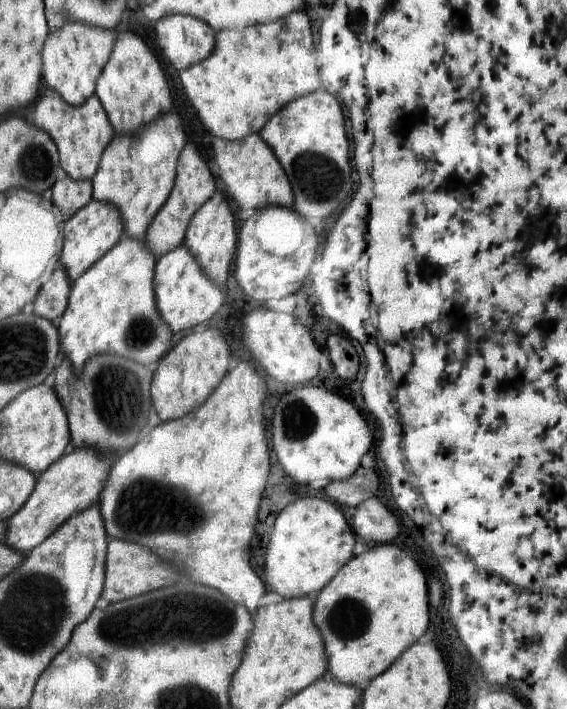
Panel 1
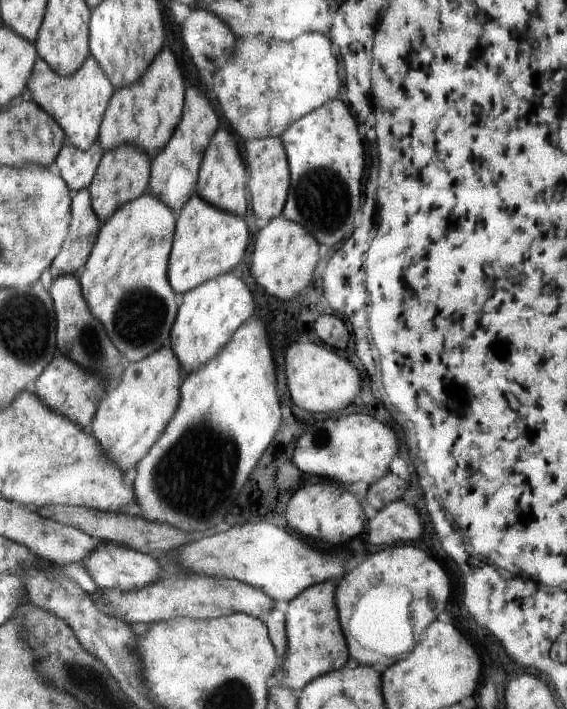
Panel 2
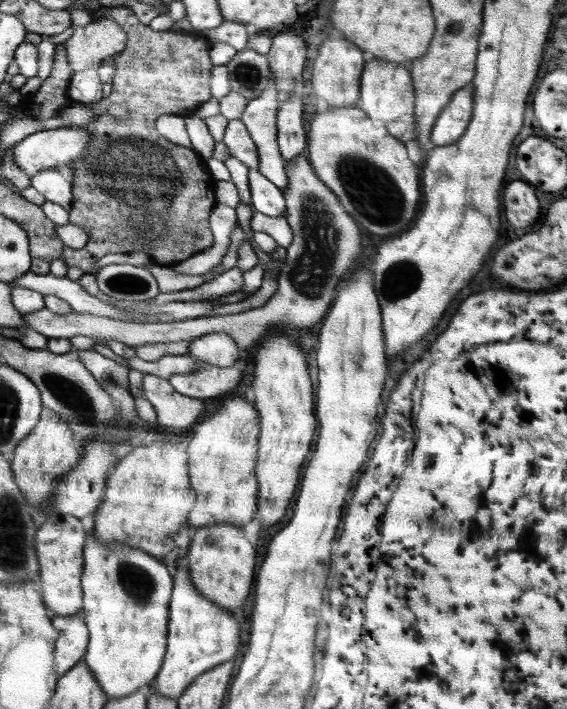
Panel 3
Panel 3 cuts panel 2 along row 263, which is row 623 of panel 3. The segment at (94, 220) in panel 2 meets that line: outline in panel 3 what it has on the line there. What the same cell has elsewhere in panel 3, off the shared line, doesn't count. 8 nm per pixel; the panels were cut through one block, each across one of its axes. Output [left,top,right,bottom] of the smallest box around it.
[51,610,89,677]

